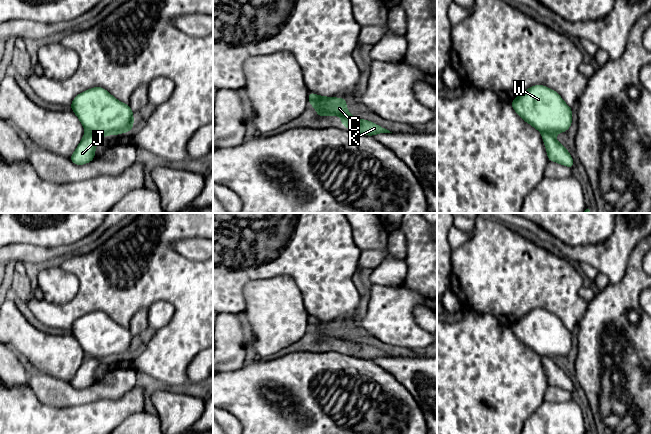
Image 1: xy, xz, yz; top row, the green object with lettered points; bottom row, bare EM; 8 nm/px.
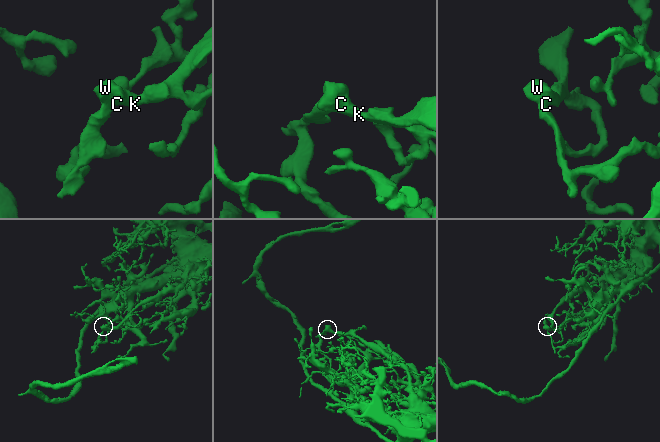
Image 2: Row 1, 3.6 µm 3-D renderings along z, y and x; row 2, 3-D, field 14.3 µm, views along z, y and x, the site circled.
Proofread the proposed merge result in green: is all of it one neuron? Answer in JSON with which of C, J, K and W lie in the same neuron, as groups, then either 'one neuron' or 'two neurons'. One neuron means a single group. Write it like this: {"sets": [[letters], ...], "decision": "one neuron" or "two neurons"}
{"sets": [["C", "J", "K", "W"]], "decision": "one neuron"}

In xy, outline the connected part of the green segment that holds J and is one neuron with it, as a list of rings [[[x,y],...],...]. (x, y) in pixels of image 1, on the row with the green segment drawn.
[[[94,87],[78,94],[70,109],[77,115],[85,135],[69,158],[76,165],[83,165],[95,158],[95,149],[102,136],[130,132],[133,111],[102,87]]]

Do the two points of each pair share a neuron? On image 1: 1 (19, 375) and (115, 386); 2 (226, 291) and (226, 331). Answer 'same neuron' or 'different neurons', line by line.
1: same neuron
2: different neurons

